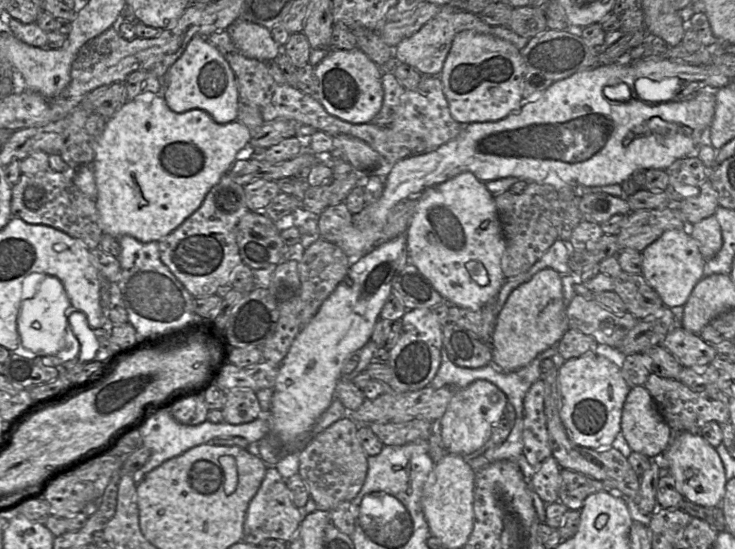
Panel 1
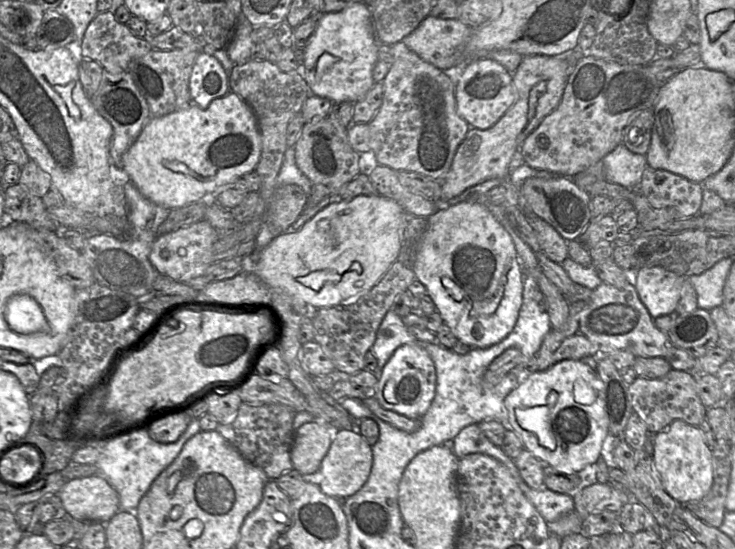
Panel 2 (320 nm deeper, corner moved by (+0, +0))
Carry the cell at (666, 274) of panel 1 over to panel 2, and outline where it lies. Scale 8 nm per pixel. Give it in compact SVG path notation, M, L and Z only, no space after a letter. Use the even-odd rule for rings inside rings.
M659 266L640 267L630 275L640 301L653 319L676 311L685 277Z

